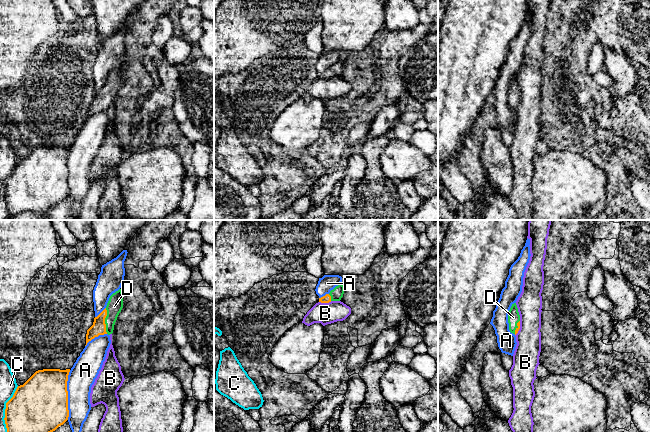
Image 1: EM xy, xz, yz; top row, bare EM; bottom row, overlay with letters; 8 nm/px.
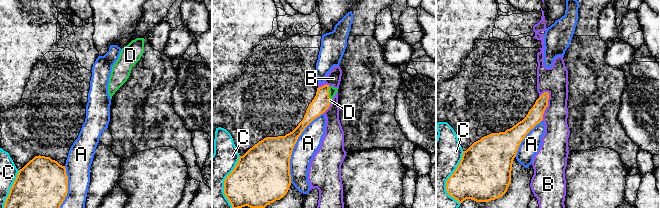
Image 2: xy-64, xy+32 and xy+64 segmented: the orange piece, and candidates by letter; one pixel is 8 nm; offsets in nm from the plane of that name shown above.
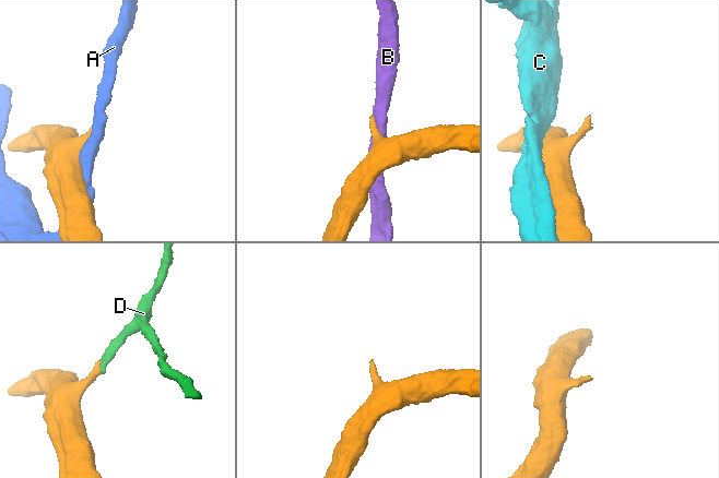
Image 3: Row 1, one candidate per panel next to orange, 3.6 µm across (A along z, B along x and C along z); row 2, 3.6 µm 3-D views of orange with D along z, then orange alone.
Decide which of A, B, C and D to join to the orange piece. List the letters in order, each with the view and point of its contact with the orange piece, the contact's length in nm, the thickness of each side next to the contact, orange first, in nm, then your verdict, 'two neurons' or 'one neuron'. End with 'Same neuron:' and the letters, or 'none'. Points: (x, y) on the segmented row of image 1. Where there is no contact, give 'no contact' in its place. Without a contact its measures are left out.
A: xy (67, 395) | 400 nm | 440/220 nm | two neurons
B: xz (325, 302) | 100 nm | 60/180 nm | two neurons
C: xy (5, 409) | 380 nm | 420/140 nm | two neurons
D: xy (104, 321) | 200 nm | 110/130 nm | one neuron
Same neuron: D

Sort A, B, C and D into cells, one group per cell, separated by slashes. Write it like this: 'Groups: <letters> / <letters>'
Groups: A / B / C / D

